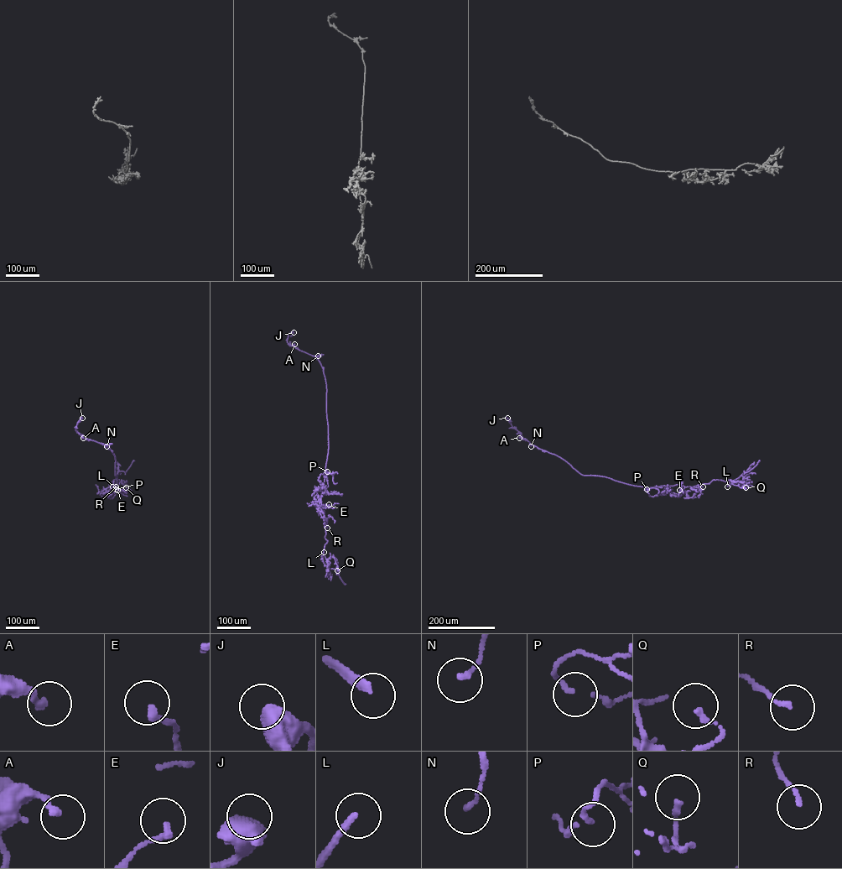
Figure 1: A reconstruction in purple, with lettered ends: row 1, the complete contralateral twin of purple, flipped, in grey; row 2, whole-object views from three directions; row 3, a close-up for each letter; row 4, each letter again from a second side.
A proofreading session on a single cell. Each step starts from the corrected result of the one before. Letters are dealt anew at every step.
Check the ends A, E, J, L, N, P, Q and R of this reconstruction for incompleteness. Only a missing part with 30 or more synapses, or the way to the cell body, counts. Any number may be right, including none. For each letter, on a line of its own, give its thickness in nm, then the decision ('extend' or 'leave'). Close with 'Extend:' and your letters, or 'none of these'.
A: 200 nm thick; leave
E: 220 nm thick; leave
J: 700 nm thick; leave
L: 240 nm thick; extend
N: 160 nm thick; leave
P: 110 nm thick; leave
Q: 170 nm thick; leave
R: 140 nm thick; leave
Extend: L

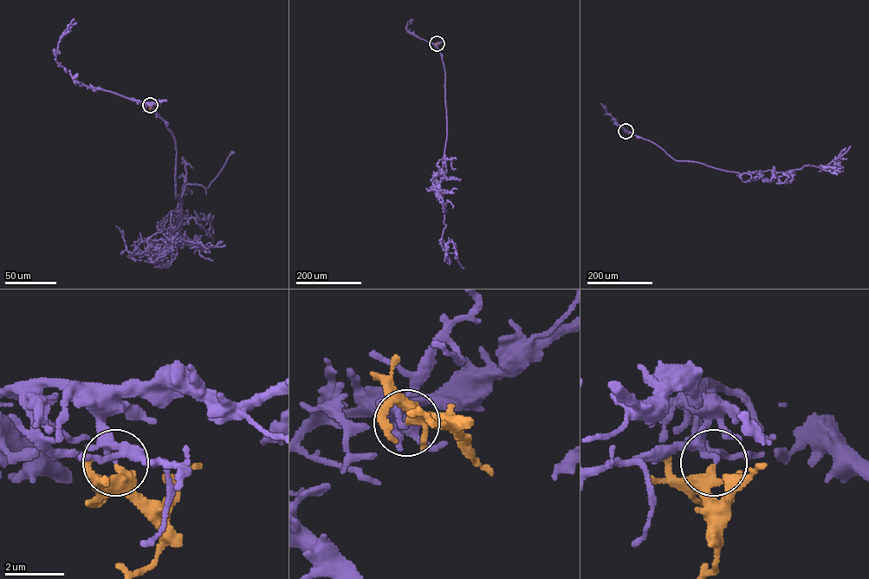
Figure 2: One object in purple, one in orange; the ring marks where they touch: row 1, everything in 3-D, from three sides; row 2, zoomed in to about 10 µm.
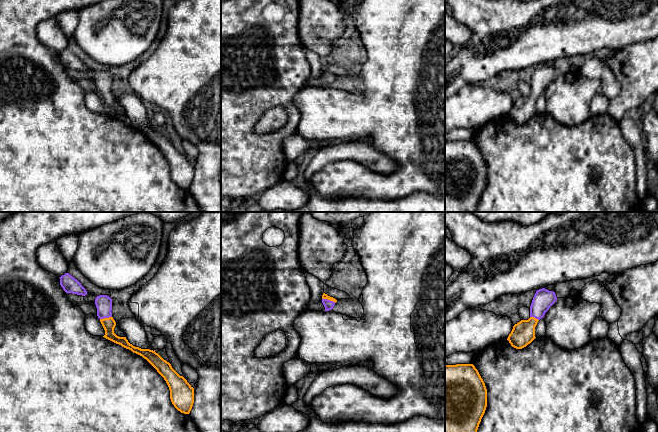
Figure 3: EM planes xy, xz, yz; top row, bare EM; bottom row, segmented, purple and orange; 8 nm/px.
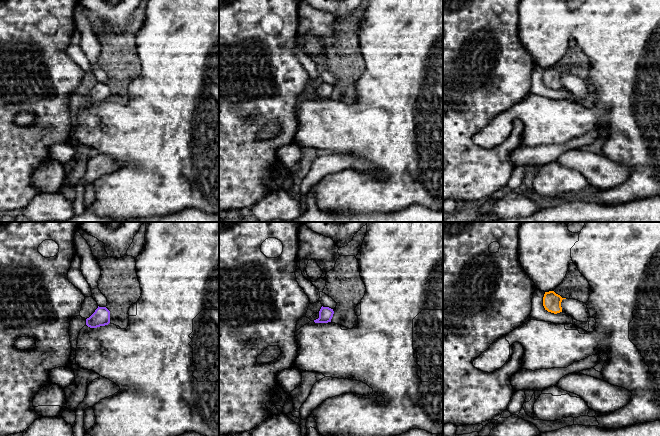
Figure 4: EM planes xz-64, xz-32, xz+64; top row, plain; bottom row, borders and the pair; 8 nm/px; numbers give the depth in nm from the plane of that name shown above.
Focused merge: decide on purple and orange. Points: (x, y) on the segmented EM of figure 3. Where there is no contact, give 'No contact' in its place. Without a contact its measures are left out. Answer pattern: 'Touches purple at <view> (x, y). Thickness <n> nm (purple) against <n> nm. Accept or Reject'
Touches purple at xz (329, 300). Thickness 70 nm (purple) against 50 nm. Accept

